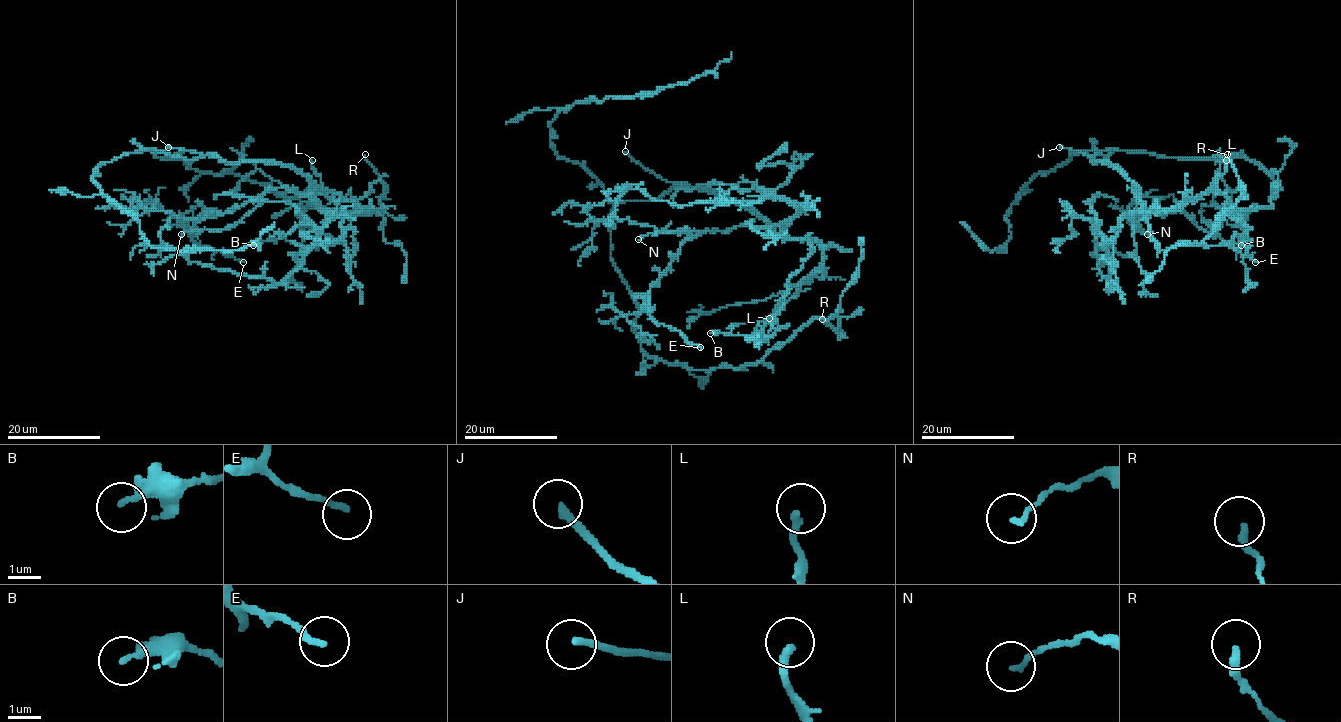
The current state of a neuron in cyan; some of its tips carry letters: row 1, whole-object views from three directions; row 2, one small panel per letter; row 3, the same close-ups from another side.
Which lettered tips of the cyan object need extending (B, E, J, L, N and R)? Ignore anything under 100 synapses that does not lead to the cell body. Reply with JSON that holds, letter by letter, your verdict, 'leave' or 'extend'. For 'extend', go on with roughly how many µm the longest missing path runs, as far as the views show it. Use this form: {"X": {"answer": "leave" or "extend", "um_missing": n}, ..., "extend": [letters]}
{"B": {"answer": "leave"}, "E": {"answer": "leave"}, "J": {"answer": "extend", "um_missing": 90}, "L": {"answer": "leave"}, "N": {"answer": "leave"}, "R": {"answer": "leave"}, "extend": ["J"]}

